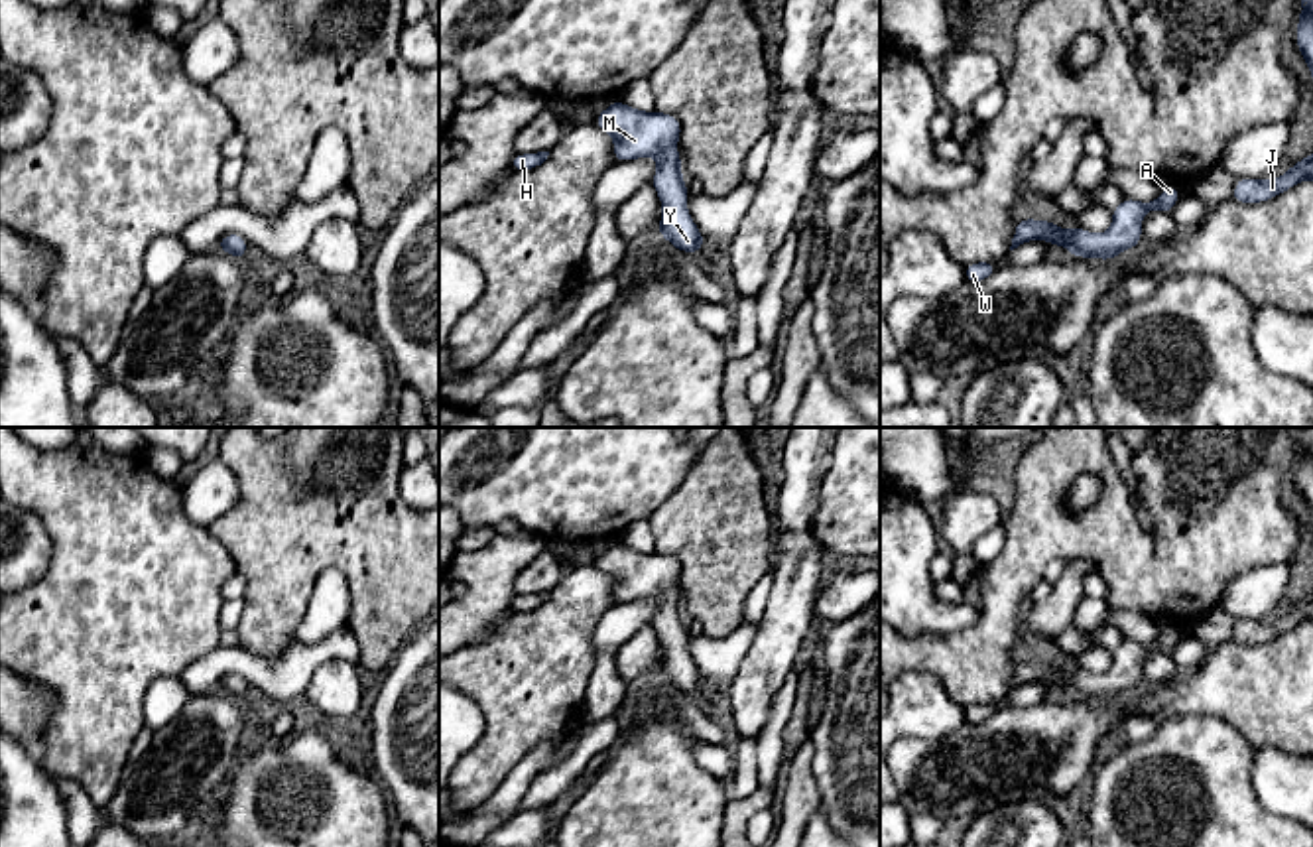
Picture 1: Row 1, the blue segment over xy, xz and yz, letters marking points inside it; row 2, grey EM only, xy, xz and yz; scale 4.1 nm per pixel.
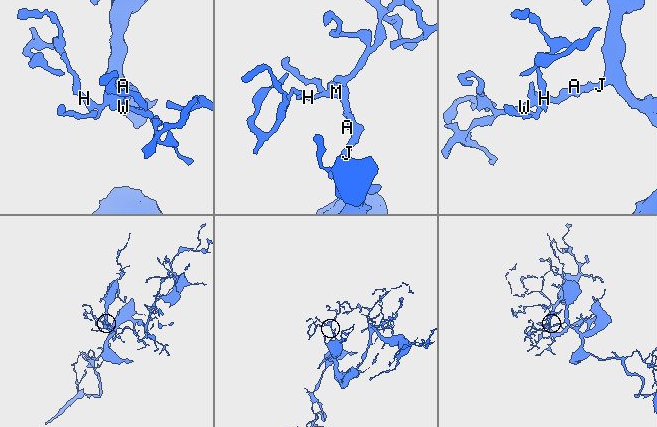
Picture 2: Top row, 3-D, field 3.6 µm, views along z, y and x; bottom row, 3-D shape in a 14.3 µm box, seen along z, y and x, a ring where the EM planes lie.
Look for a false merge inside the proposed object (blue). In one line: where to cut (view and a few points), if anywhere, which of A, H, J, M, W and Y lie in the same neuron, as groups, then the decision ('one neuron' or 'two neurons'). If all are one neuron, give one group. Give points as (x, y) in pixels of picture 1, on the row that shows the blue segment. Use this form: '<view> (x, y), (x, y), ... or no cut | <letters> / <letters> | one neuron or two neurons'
no cut | A H J M W Y | one neuron

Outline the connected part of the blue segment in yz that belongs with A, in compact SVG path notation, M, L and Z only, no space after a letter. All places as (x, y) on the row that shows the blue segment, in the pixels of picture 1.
M1167 185L1163 193L1150 203L1124 197L1122 203L1112 209L1112 225L1102 234L1089 232L1083 227L1063 230L1053 221L1018 219L1010 250L1041 238L1053 246L1065 246L1071 256L1114 260L1122 250L1130 250L1144 240L1140 228L1144 215L1150 211L1171 215L1181 193L1179 187Z

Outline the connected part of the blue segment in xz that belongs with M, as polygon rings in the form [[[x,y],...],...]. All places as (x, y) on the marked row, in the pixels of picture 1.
[[[618,98],[594,116],[594,124],[614,138],[612,156],[616,162],[648,156],[657,160],[657,169],[652,177],[652,185],[663,205],[657,232],[687,254],[707,248],[685,207],[689,193],[681,173],[679,148],[675,146],[681,140],[679,118],[657,110],[642,112]]]

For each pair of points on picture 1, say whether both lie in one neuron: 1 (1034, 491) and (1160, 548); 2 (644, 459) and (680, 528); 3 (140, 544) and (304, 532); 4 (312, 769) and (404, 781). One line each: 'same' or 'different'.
1: same
2: different
3: different
4: different

